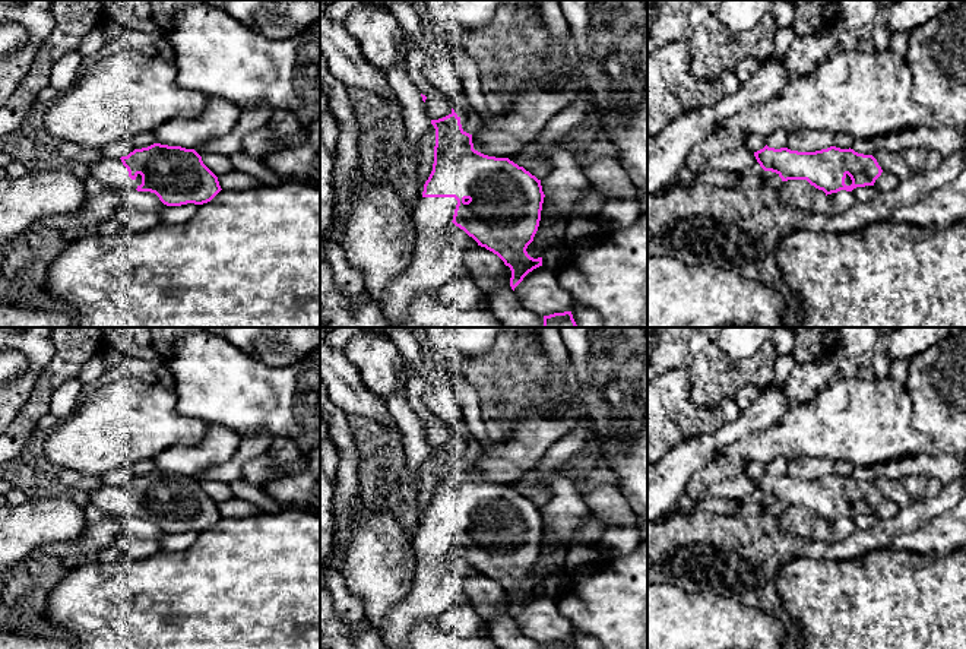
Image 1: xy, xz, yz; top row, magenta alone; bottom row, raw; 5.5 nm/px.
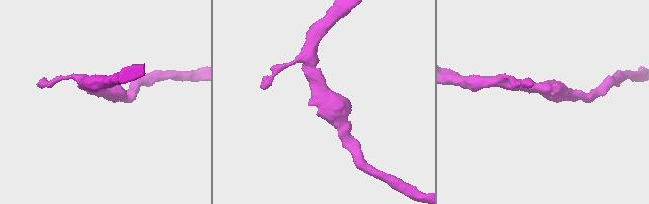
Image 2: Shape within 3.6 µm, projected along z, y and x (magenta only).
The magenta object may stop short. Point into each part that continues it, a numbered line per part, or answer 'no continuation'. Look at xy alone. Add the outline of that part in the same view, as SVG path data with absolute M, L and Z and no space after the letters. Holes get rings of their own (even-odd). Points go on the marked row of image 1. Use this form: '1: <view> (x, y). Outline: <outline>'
1: xy (111, 173). Outline: M120 158L99 159L91 165L91 175L108 189L136 190L142 184L142 175L132 180Z

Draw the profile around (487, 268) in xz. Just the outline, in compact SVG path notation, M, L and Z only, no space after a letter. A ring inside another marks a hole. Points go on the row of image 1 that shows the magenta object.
M478 246L460 250L460 259L482 294L490 295L500 285L506 265L497 254Z

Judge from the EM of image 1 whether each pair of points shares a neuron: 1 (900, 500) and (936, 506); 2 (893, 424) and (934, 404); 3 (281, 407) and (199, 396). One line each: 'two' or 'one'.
1: two
2: two
3: one

